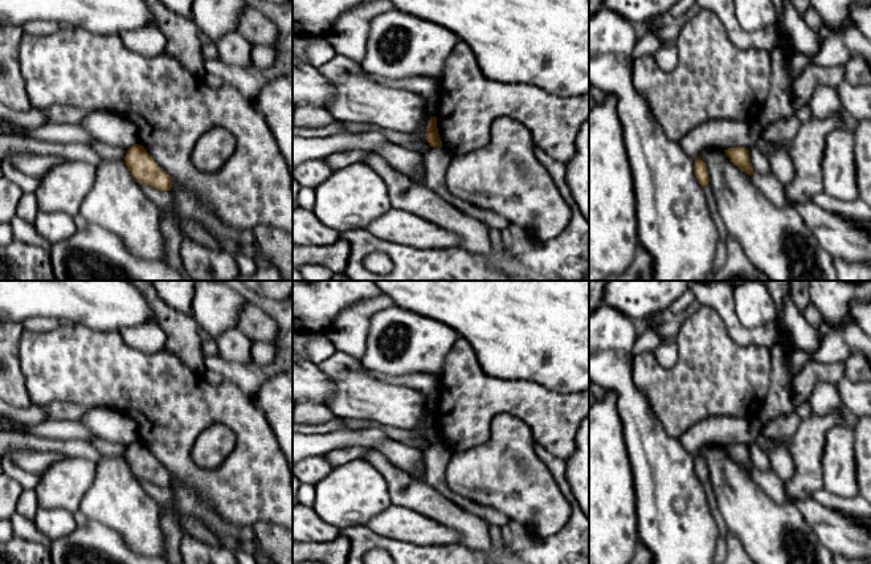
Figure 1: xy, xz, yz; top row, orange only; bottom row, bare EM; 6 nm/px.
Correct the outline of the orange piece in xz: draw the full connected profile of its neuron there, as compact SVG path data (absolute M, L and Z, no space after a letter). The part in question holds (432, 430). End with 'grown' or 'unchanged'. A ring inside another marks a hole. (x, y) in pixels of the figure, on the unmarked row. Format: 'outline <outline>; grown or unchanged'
outline M430 413L425 433L430 444L442 444L436 413Z; unchanged

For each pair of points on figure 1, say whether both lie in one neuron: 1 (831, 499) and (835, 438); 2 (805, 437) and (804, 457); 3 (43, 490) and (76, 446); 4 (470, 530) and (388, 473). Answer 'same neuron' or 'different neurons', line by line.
1: different neurons
2: same neuron
3: different neurons
4: same neuron

